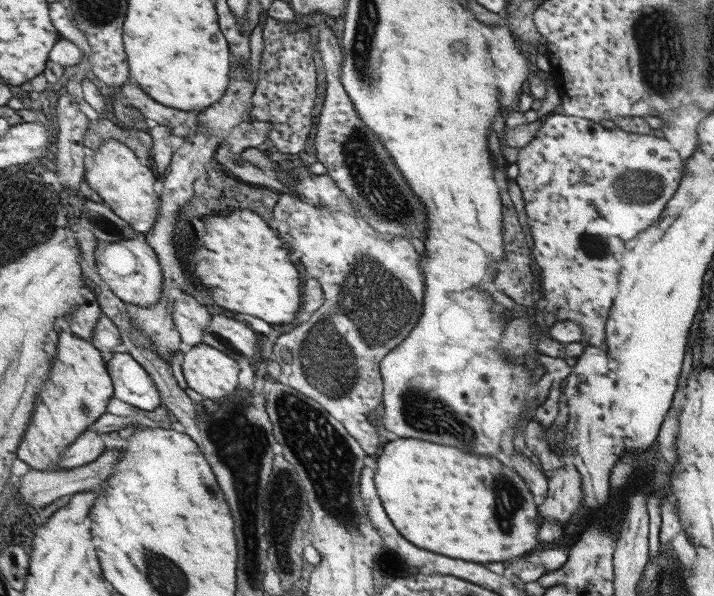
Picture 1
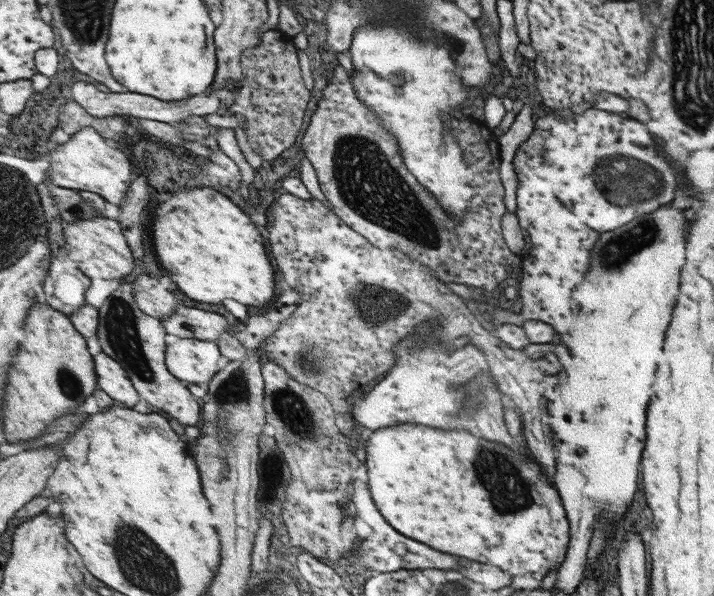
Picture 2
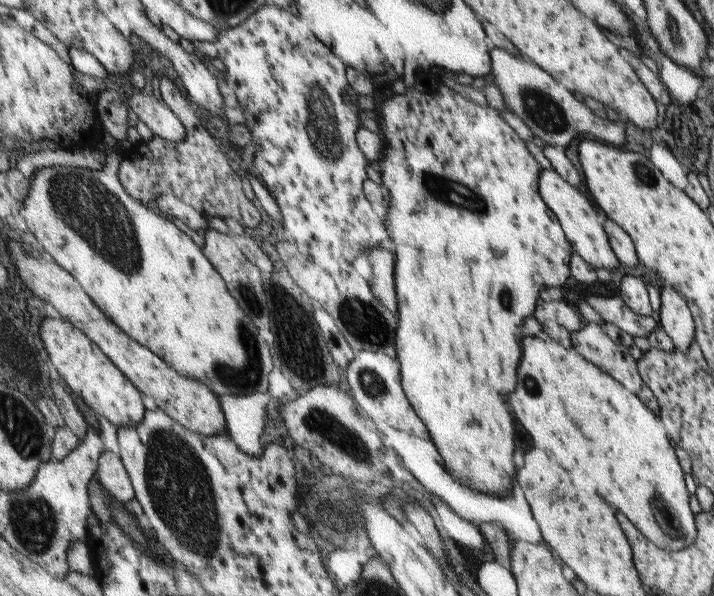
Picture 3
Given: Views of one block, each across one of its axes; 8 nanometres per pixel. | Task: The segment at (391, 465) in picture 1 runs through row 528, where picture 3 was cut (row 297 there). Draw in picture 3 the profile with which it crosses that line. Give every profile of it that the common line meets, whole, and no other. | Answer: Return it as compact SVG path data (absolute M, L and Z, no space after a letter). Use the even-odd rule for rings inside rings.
M421 72L420 82L416 82L414 90L408 90L404 94L398 94L393 98L387 98L380 103L380 108L377 111L378 122L380 122L380 132L382 138L384 138L384 160L382 160L382 168L384 168L384 186L388 188L390 192L390 206L388 206L388 230L392 234L392 240L394 240L394 250L396 250L396 294L398 294L398 312L400 312L400 332L396 332L396 348L400 348L400 368L404 368L404 388L408 388L408 396L412 396L412 404L416 404L416 412L420 412L420 416L424 416L424 424L428 424L428 433L432 432L430 436L431 440L434 440L442 460L444 460L444 466L450 470L450 474L454 478L458 478L462 484L466 484L468 488L472 490L478 490L478 492L486 492L486 494L494 494L494 496L506 496L506 494L512 493L512 484L514 484L514 420L508 412L508 406L506 406L506 396L510 392L514 392L516 388L516 370L518 370L518 362L520 362L520 340L522 340L522 334L520 334L520 324L524 322L526 316L532 316L534 314L534 308L536 308L536 300L538 300L538 294L542 288L550 288L550 286L563 287L567 284L570 275L569 263L571 260L570 254L572 254L572 245L566 239L566 236L560 227L559 220L556 219L556 214L546 206L546 202L543 200L543 196L538 192L538 174L540 174L540 164L534 160L534 156L526 150L526 144L520 140L520 136L498 116L498 109L490 104L486 107L476 104L469 98L460 96L457 92L450 89L440 78L436 78L432 72Z

